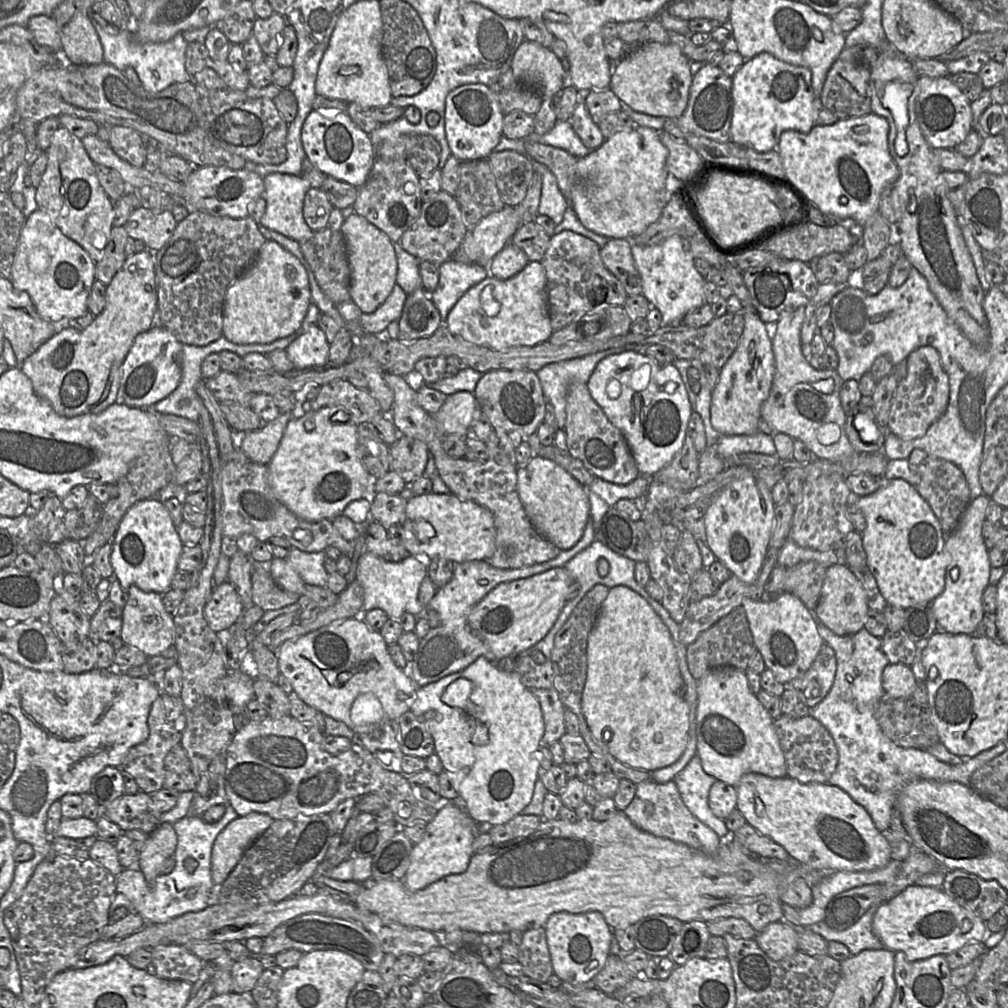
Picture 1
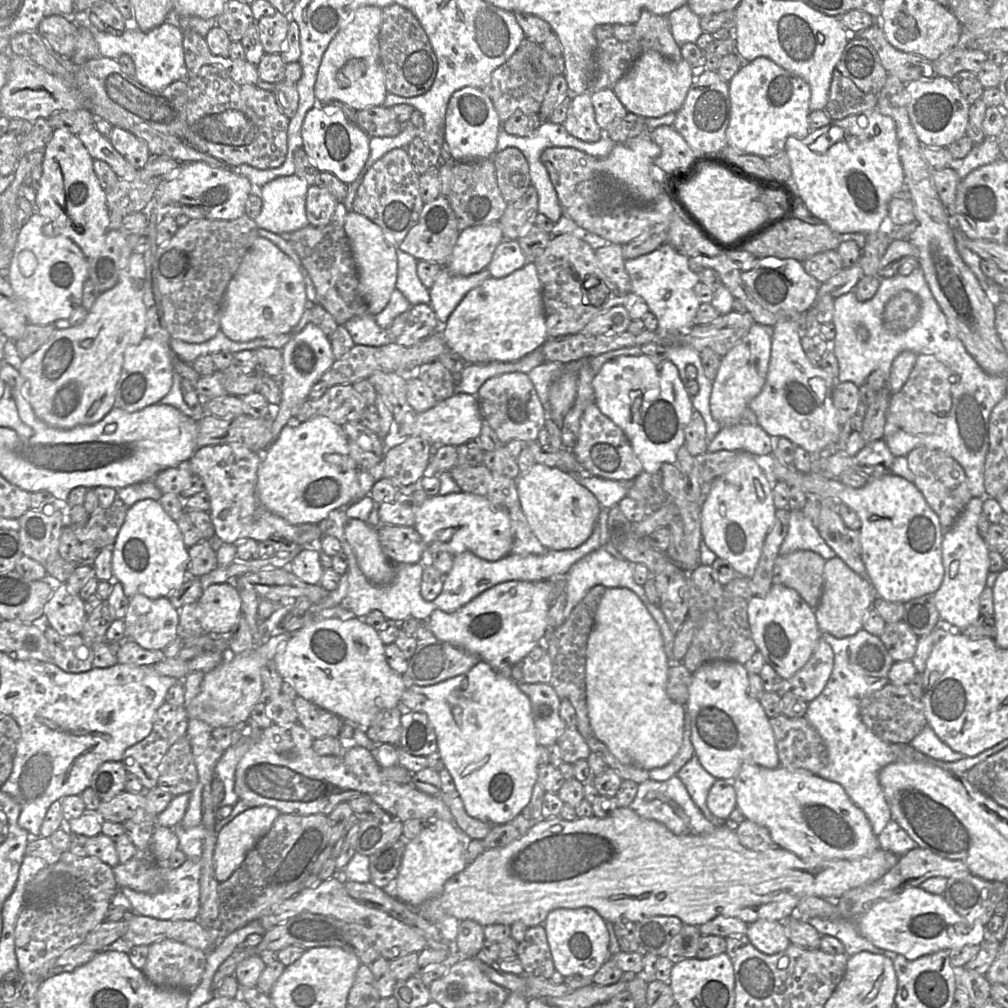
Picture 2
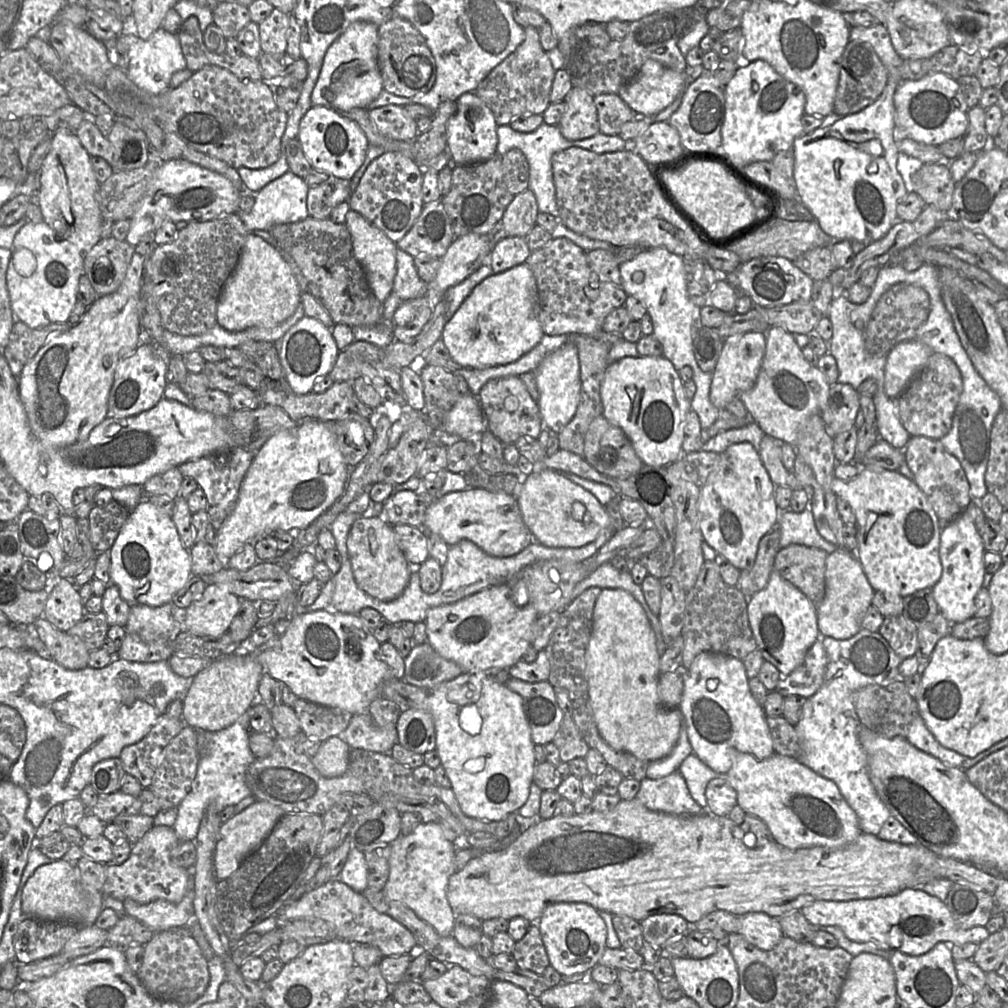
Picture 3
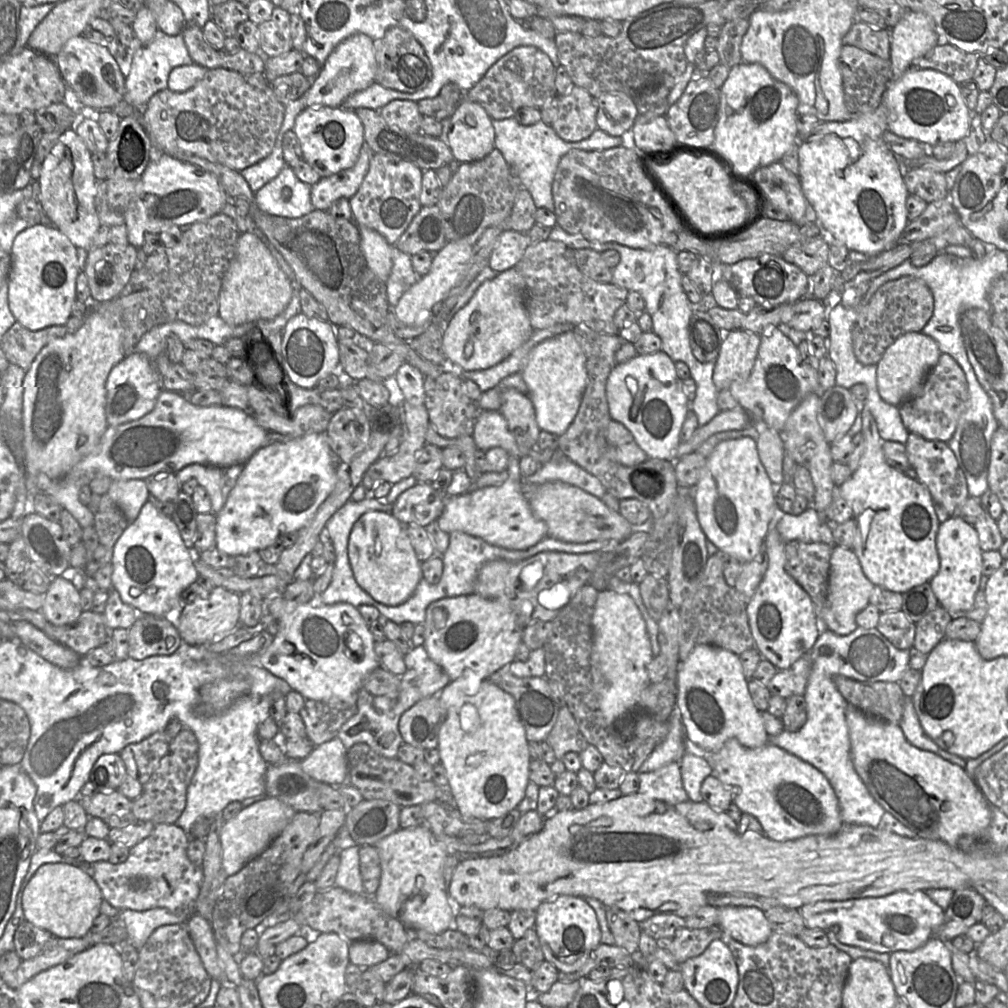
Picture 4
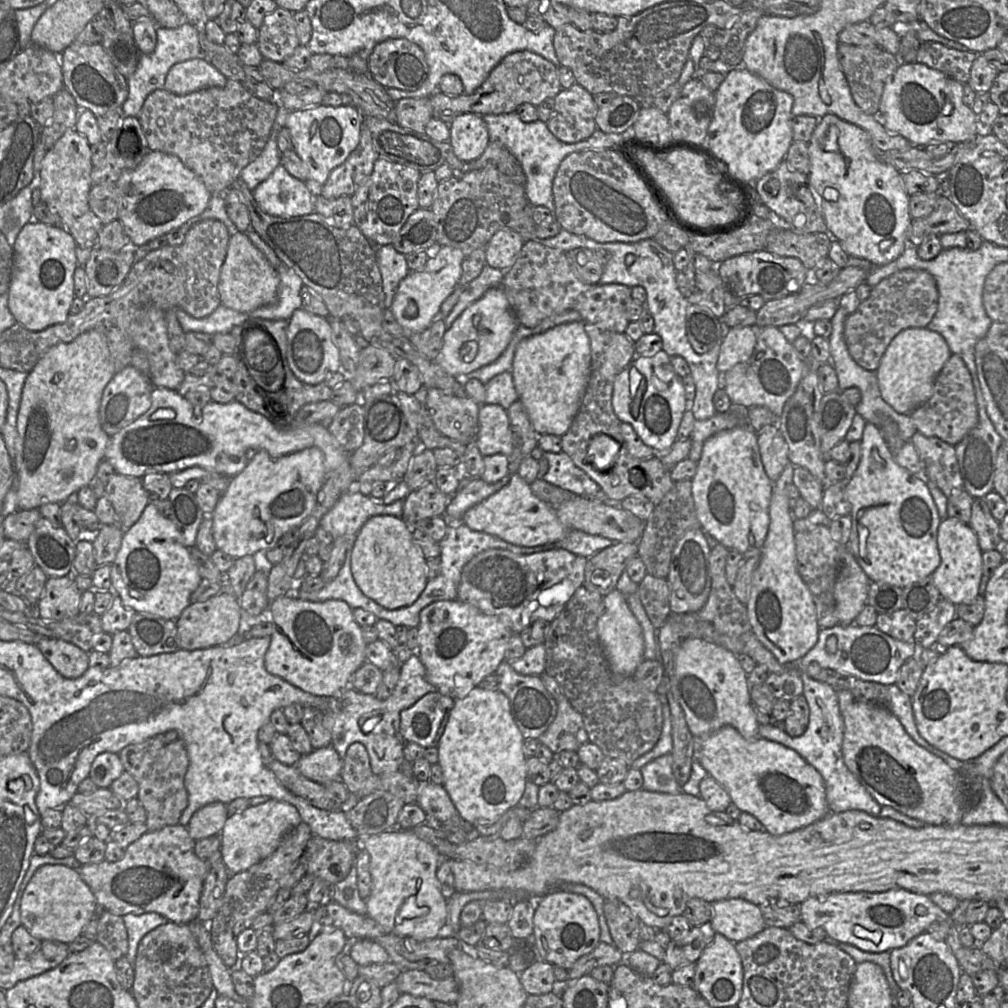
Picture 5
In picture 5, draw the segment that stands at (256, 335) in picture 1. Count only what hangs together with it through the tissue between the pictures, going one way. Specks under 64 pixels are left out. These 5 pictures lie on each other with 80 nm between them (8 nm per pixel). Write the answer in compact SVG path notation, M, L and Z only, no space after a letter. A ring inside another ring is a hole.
M239 231L231 236L218 284L221 304L238 312L250 312L273 303L278 296L279 285L277 270L249 237Z

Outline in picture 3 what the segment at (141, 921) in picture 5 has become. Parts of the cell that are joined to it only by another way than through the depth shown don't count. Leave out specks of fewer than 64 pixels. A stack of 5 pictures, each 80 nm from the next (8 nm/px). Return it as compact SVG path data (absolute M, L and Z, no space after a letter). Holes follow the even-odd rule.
M192 876L192 889L190 889L186 893L186 895L179 903L171 903L166 900L159 899L159 900L152 901L148 904L139 904L128 898L125 899L124 901L120 901L110 896L104 896L103 907L113 909L120 916L123 916L123 915L132 916L138 921L140 921L141 923L143 923L145 926L147 926L149 929L151 929L154 933L156 933L159 931L164 931L175 927L188 926L191 923L191 921L194 919L193 901L194 901L194 890L193 890L193 876Z

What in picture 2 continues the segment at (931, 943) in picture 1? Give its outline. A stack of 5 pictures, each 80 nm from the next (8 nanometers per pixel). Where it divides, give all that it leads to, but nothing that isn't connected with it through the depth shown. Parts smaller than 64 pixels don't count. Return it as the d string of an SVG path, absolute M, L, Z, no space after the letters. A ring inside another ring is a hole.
M919 886L874 904L858 918L857 926L861 935L873 945L901 954L908 960L940 950L980 945L985 938L985 925L970 924L951 908L944 895L928 893Z

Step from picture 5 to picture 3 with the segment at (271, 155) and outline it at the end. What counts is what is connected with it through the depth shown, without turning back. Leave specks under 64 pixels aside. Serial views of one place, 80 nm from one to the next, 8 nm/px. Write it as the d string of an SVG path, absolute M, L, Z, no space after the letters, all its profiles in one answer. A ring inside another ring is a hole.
M281 141L281 154L279 159L272 165L261 169L241 167L237 170L245 189L250 193L258 193L262 188L273 180L281 177L289 171L286 161L286 148L288 144Z

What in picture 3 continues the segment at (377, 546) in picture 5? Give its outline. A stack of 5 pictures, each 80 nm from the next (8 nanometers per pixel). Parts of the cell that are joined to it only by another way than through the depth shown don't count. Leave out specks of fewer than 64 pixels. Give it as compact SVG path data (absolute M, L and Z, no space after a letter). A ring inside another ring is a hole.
M359 517L347 536L347 548L356 584L370 596L384 601L398 598L409 583L412 566L396 544L393 527L379 517Z

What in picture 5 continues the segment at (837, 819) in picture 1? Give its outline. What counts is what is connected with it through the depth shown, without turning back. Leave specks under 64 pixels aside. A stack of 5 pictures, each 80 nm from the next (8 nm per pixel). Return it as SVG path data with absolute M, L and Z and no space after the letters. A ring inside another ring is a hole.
M725 725L696 740L695 759L728 792L731 802L741 812L753 815L771 835L804 828L830 812L820 773L796 751L780 743L761 737L746 740L734 727Z

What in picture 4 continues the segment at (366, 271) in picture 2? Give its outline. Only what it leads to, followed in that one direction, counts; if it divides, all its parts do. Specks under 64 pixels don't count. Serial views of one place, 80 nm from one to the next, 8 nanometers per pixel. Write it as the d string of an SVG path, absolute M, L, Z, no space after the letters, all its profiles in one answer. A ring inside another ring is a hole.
M357 224L360 233L362 253L368 267L384 283L389 278L392 269L392 246L377 231Z

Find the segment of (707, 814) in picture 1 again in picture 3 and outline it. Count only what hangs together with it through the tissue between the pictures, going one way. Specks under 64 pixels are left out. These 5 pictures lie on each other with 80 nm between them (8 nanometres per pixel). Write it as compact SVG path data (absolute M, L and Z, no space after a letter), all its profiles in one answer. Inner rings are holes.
M694 753L684 759L678 771L684 778L691 797L699 806L706 809L706 786L710 780L718 777L717 773L708 767Z

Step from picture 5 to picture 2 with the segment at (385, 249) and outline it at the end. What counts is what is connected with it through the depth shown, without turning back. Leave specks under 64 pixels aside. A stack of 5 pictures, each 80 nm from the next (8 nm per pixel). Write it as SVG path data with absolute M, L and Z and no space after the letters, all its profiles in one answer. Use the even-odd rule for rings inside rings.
M396 249L397 279L395 289L399 290L411 305L429 304L430 294L417 275L417 259L412 255Z

